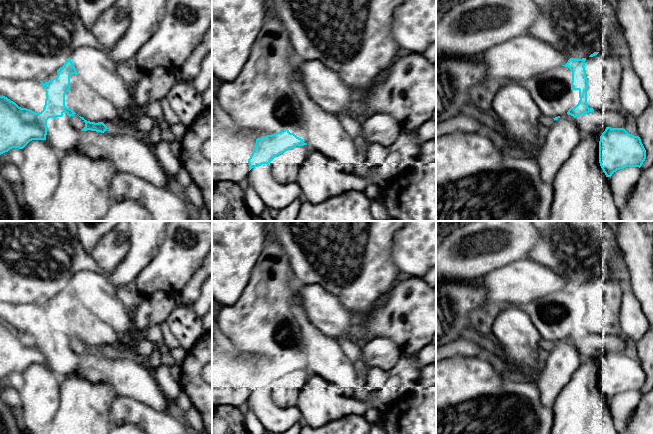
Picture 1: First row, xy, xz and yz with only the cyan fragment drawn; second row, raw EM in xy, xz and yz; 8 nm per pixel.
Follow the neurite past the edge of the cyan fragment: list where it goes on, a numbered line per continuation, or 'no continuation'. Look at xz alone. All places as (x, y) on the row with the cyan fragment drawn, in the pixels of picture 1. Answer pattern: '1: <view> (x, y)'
no continuation

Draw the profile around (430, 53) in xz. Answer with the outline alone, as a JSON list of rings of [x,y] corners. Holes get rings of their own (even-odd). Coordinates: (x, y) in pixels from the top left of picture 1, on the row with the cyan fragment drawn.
[[[436,42],[431,44],[422,55],[431,63],[436,63]]]

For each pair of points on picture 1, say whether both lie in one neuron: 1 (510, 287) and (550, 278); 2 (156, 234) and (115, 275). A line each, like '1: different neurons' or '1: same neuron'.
1: same neuron
2: same neuron

